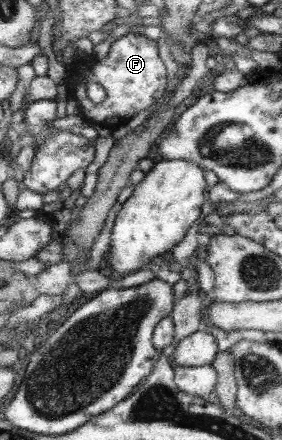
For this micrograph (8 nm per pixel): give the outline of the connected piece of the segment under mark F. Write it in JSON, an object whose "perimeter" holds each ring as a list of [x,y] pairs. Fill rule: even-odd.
{"perimeter":[[[128,32],[111,44],[106,57],[98,59],[94,53],[87,54],[86,60],[74,57],[71,65],[72,70],[67,72],[65,79],[69,97],[78,101],[80,114],[85,121],[103,132],[125,125],[139,111],[154,105],[166,89],[166,67],[158,57],[158,43],[144,33]],[[88,83],[102,85],[106,91],[106,99],[100,103],[92,102],[86,95]]]}

